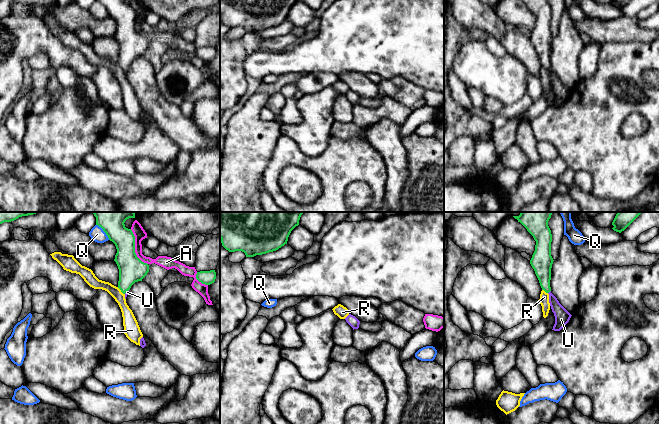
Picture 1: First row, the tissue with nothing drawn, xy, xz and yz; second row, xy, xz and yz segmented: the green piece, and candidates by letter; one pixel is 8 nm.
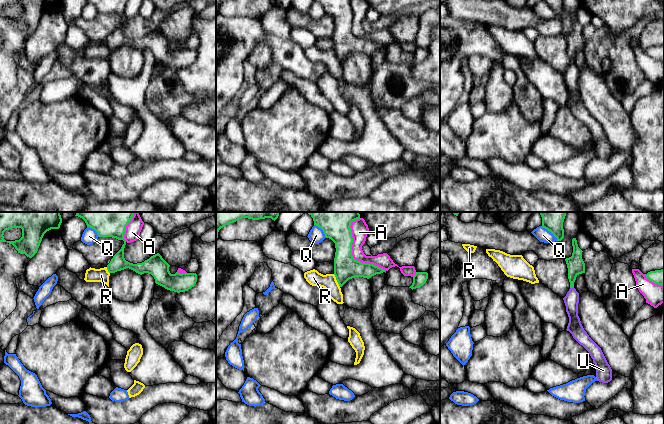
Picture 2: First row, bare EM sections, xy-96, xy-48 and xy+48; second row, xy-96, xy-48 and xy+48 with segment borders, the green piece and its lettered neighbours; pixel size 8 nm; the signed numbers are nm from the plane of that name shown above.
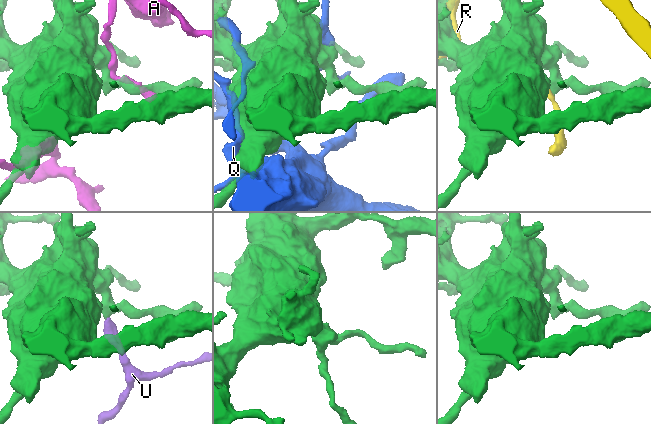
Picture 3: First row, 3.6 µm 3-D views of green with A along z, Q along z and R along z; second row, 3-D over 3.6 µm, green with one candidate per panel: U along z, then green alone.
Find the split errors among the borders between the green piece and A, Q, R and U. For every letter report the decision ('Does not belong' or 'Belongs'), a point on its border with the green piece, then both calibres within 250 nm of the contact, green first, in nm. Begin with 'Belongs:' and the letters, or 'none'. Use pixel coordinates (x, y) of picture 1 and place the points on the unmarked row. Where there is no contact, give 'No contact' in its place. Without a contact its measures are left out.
Belongs: U
A: Does not belong. Touches green at xy (134, 24). Thickness 200 nm (green) against 90 nm
Q: Does not belong. Touches green at xy (103, 6). Thickness 170 nm (green) against 120 nm
R: Does not belong. Touches green at xy (121, 67). Thickness 200 nm (green) against 110 nm
U: Belongs. Touches green at yz (549, 67). Thickness 170 nm (green) against 120 nm

